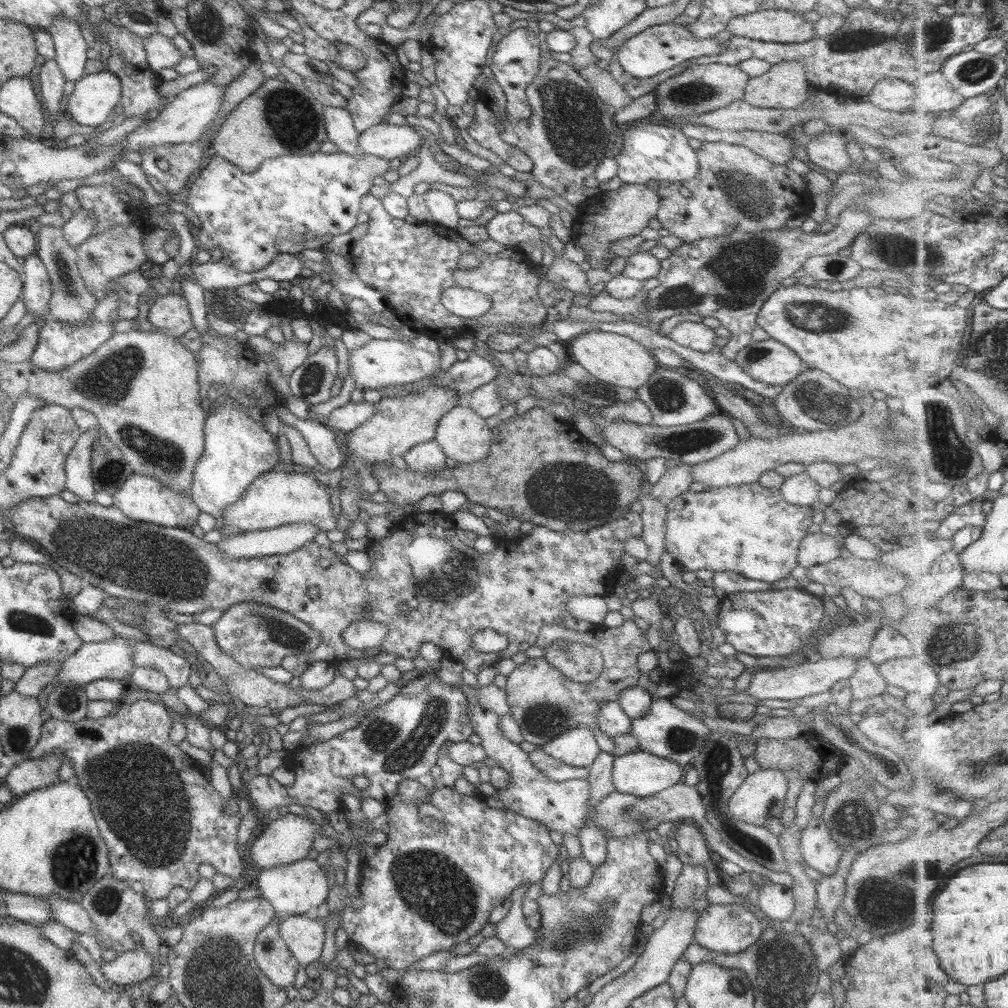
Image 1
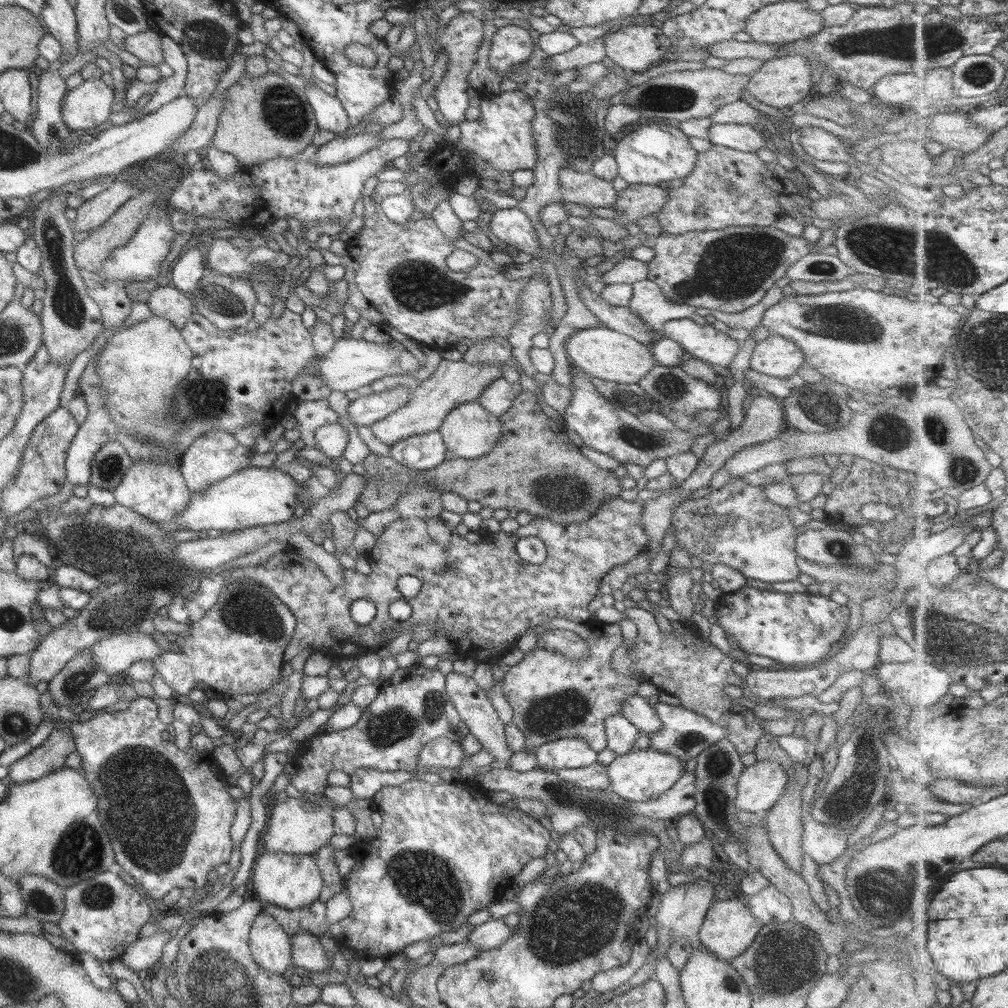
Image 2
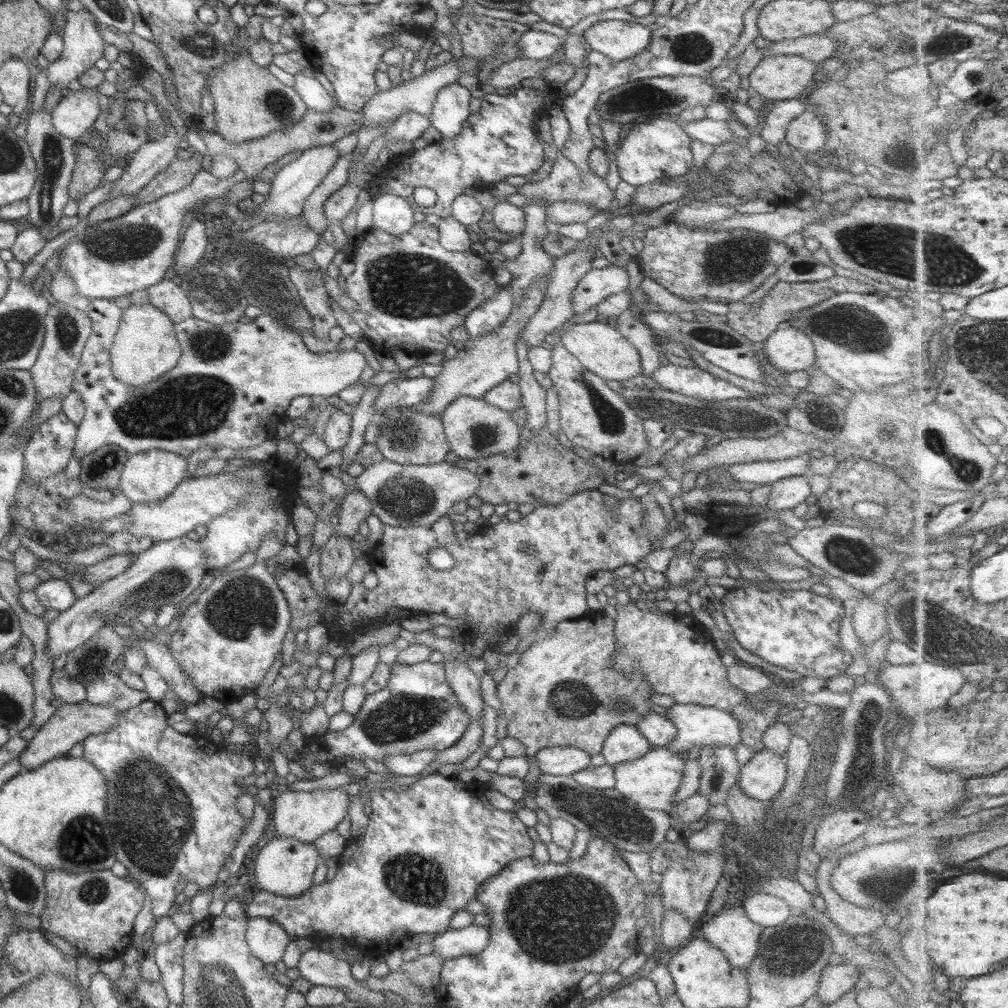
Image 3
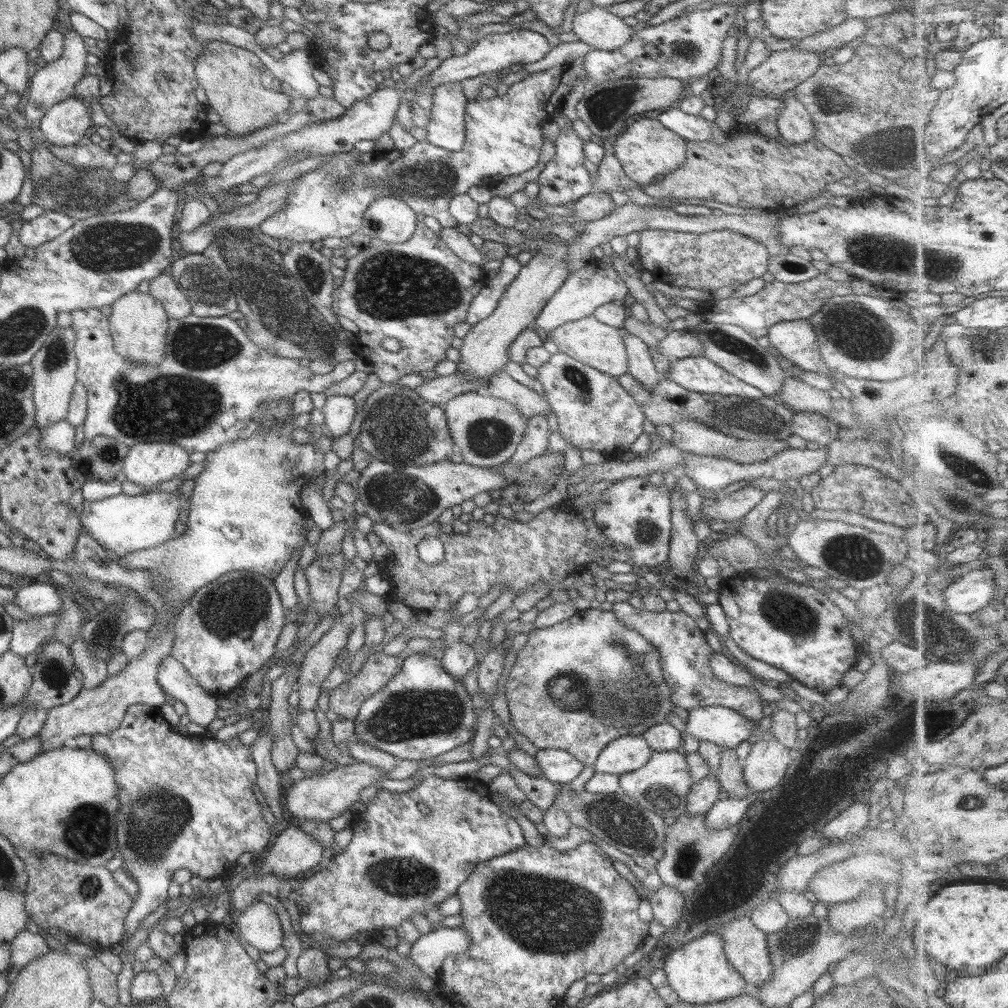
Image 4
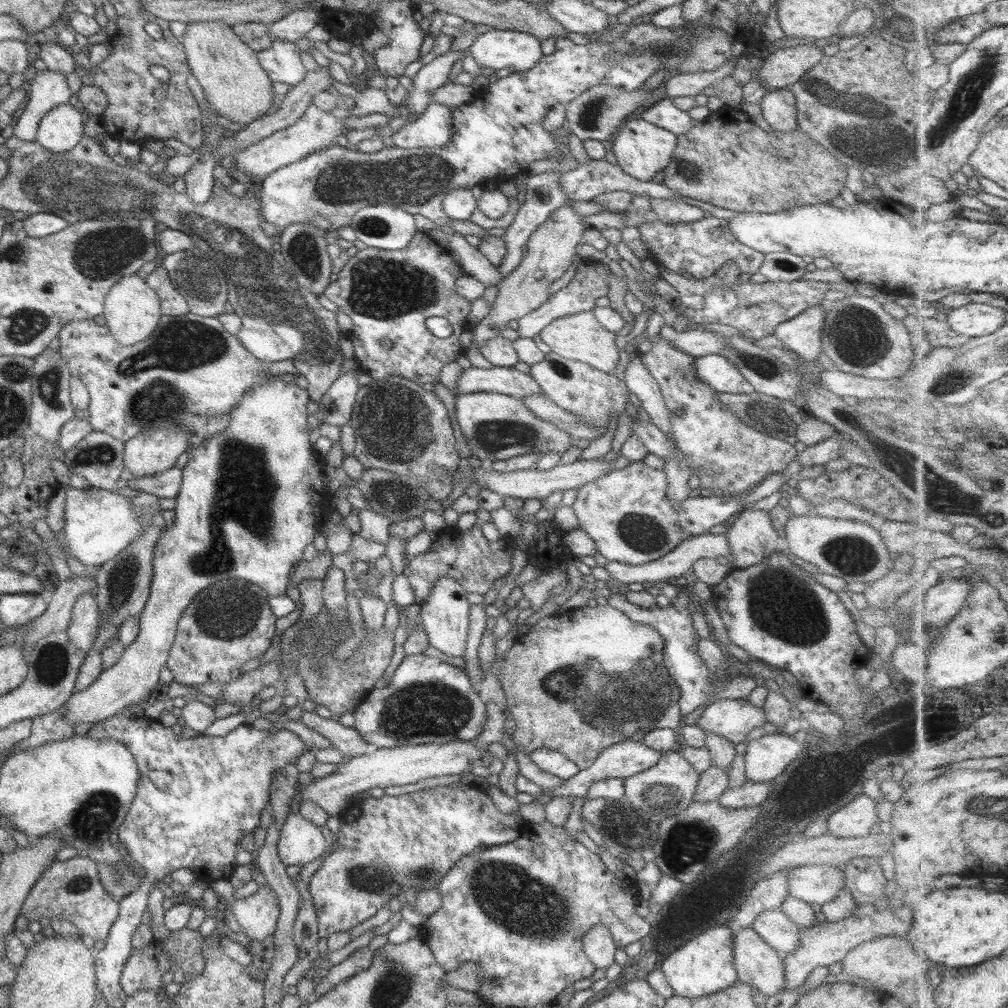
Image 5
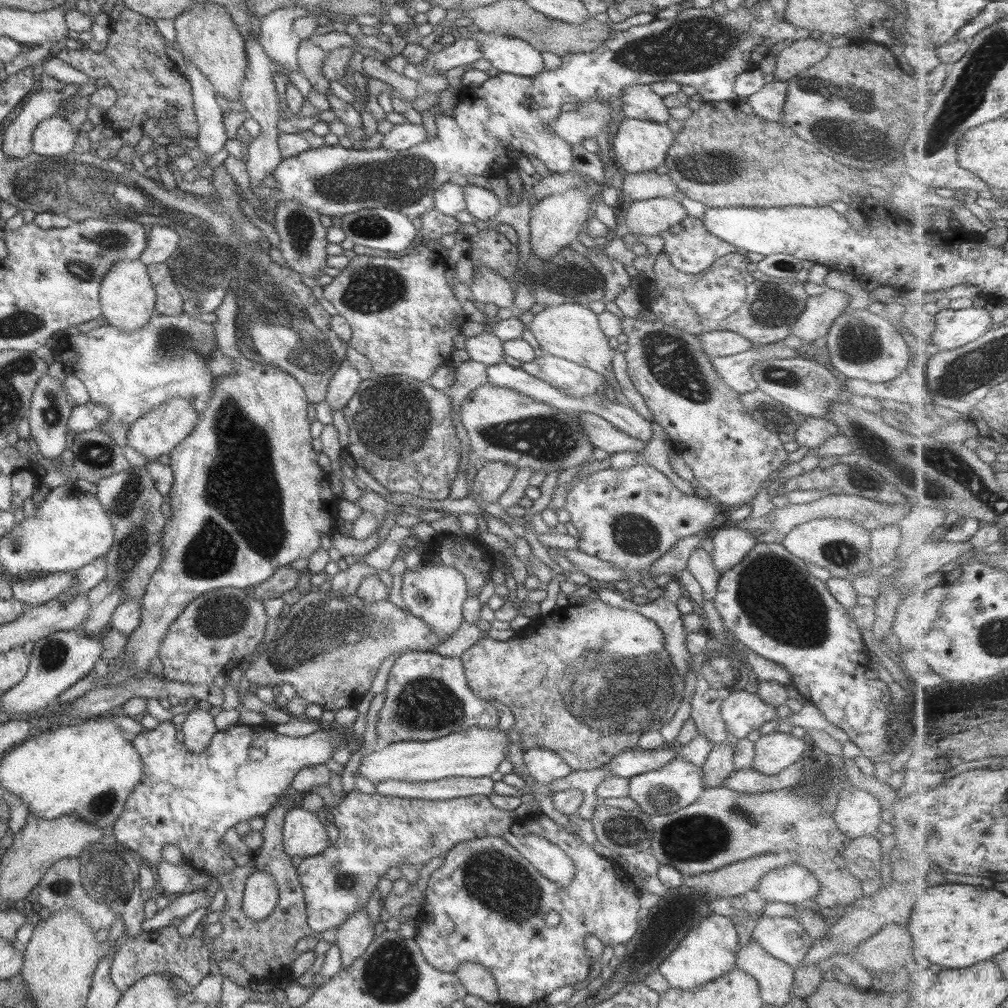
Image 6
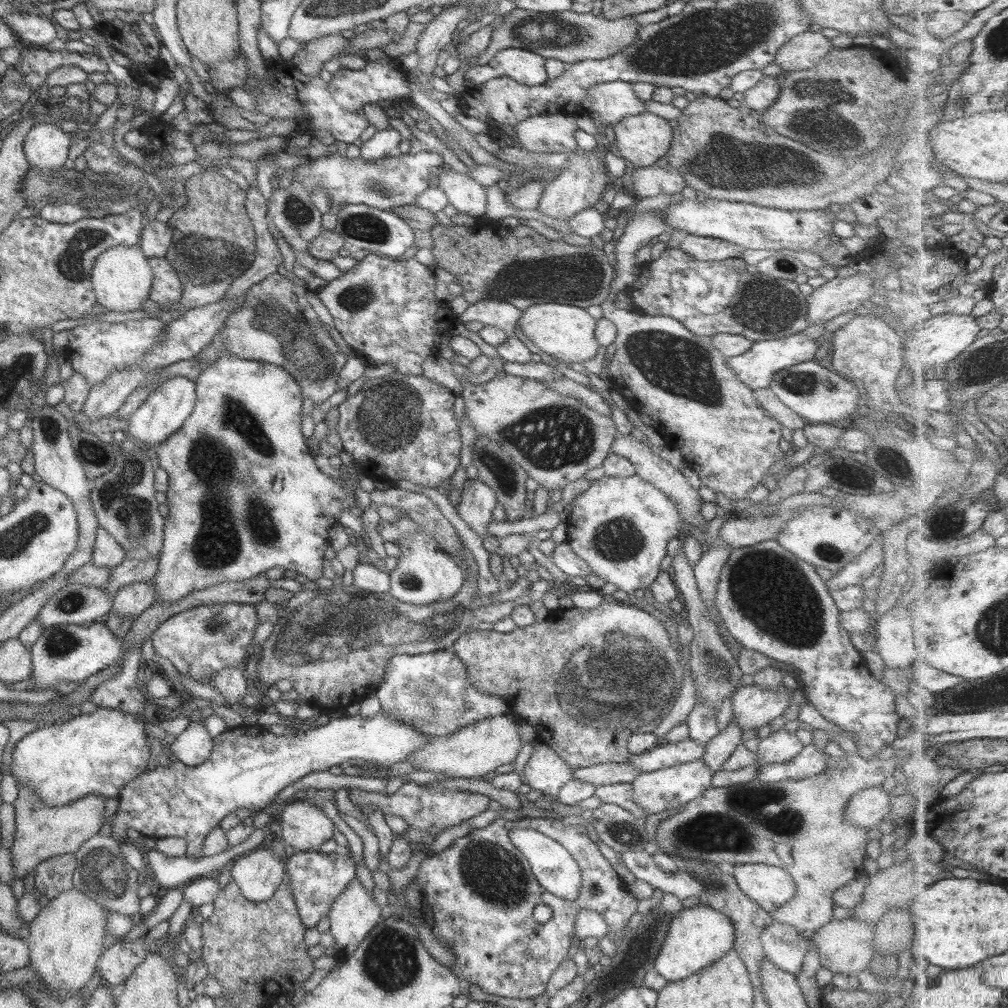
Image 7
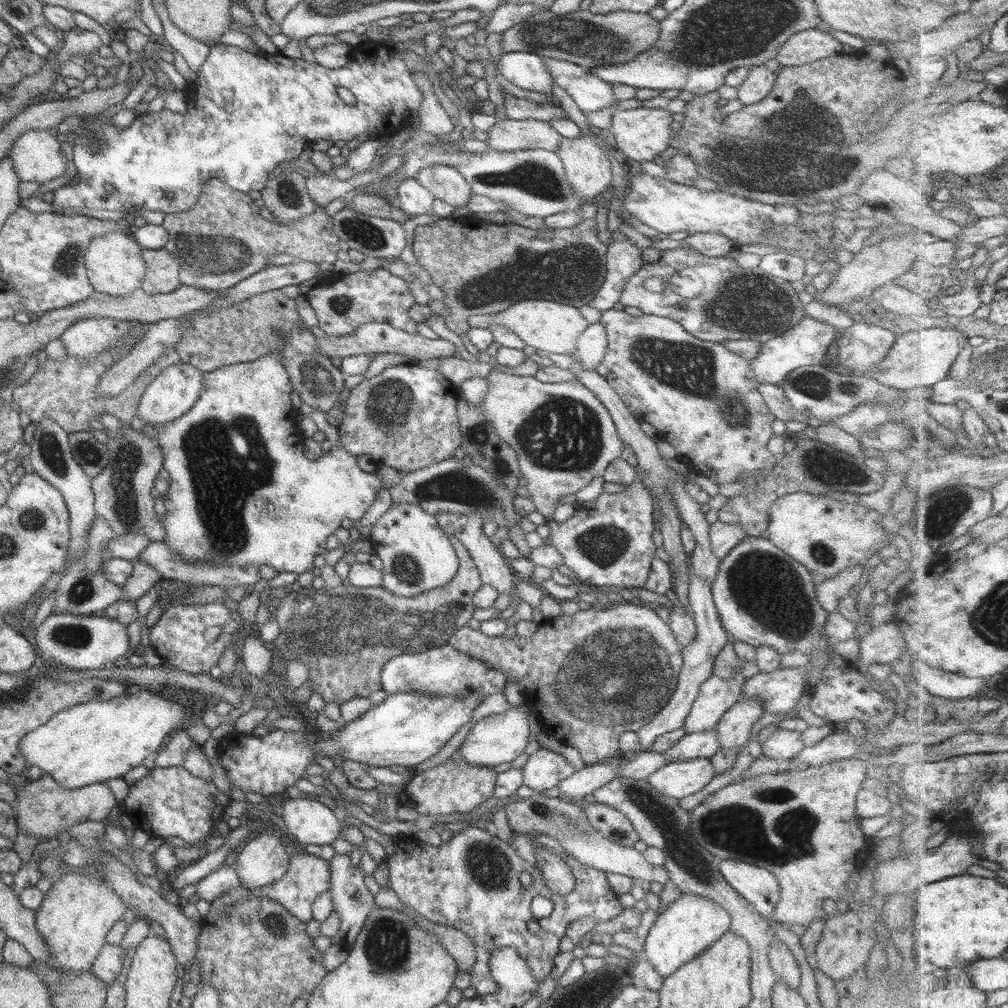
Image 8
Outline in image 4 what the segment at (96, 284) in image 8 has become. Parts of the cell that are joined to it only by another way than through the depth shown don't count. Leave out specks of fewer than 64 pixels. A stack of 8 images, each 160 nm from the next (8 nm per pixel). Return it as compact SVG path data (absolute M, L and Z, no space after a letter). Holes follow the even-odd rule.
M133 290L113 301L109 306L108 331L112 338L112 349L127 362L136 365L157 365L165 354L165 337L168 319L159 302L149 294Z

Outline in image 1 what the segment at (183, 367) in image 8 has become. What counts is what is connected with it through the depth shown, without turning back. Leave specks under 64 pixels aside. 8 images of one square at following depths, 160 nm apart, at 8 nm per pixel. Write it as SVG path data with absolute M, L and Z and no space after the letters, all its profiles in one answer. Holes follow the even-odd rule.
M131 473L112 494L112 505L133 521L140 521L163 528L179 528L187 531L196 525L200 511L186 494L175 492L157 479Z

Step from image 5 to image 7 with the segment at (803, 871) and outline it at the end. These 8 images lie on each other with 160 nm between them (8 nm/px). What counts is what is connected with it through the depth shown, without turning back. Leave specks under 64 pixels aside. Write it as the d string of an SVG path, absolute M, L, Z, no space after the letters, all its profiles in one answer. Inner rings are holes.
M741 863L735 865L731 876L739 890L769 914L796 892L791 875L781 867Z

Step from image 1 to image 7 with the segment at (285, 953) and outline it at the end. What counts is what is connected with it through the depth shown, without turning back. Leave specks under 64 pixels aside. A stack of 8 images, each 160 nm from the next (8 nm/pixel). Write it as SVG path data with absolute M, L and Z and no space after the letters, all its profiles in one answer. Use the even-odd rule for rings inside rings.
M266 846L233 860L228 866L231 880L249 902L269 900L284 875L284 863Z

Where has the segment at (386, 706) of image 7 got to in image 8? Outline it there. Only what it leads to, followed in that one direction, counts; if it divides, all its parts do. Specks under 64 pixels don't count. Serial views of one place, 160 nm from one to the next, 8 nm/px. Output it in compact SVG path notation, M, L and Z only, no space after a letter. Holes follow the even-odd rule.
M443 644L417 654L398 654L390 658L380 672L380 688L385 694L418 692L427 696L451 696L463 700L470 694L484 699L489 694L502 692L506 678L496 668L489 668L480 660L457 652L452 646Z

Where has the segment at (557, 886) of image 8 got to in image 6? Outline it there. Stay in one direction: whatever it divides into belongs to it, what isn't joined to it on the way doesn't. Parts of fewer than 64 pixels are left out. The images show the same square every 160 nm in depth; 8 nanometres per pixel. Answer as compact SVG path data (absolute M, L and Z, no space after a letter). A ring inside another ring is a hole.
M353 789L340 800L337 806L331 808L330 812L333 824L338 829L335 844L328 845L316 856L303 858L296 868L304 897L306 923L313 932L325 932L329 928L337 928L348 916L355 914L358 910L364 910L369 895L375 890L379 878L386 876L388 868L395 868L400 865L400 862L420 868L434 858L444 857L450 849L453 849L453 846L484 836L502 838L524 860L527 860L527 863L532 864L539 874L546 876L553 884L565 886L573 876L574 868L571 859L563 851L548 840L534 834L529 834L527 839L515 836L510 831L510 826L517 821L517 816L511 811L493 807L486 796L473 795L442 801L427 801L386 797L377 793L365 794Z

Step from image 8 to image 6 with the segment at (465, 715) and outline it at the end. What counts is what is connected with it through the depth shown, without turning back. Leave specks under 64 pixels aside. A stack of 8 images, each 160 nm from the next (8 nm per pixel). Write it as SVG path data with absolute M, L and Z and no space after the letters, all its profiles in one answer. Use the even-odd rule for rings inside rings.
M170 721L159 723L155 726L155 728L153 728L153 730L146 730L141 732L141 734L137 734L137 736L128 736L129 742L131 742L131 747L137 751L137 754L139 754L143 764L142 776L139 783L133 787L133 791L129 793L128 799L123 805L121 814L117 817L113 826L111 826L113 838L115 838L116 841L116 843L113 843L112 846L119 846L124 848L126 851L134 853L137 856L137 862L139 865L144 863L147 867L153 869L158 865L158 862L162 860L161 849L163 846L165 846L165 844L171 844L179 850L179 852L183 855L183 860L194 870L208 872L208 874L214 876L230 872L230 870L237 868L235 866L235 861L231 858L231 856L229 856L229 854L225 854L225 852L219 848L219 843L223 840L225 830L227 830L227 828L231 828L231 826L235 826L236 822L245 822L245 820L249 821L257 815L264 815L272 807L272 804L284 793L285 790L287 790L293 776L295 776L301 768L309 768L309 766L321 766L321 764L325 764L325 761L330 758L331 752L333 752L335 748L339 748L339 746L348 746L353 748L353 740L350 736L350 732L350 730L347 731L344 728L339 728L331 724L326 725L325 728L317 732L313 732L313 734L309 734L308 736L291 738L291 736L281 736L281 734L277 734L274 730L265 730L265 728L261 728L261 726L235 724L229 726L229 728L226 728L225 730L216 731L211 740L209 740L207 748L205 748L203 752L197 752L197 754L187 752L187 750L183 748L182 744L177 742L174 736L174 724Z

